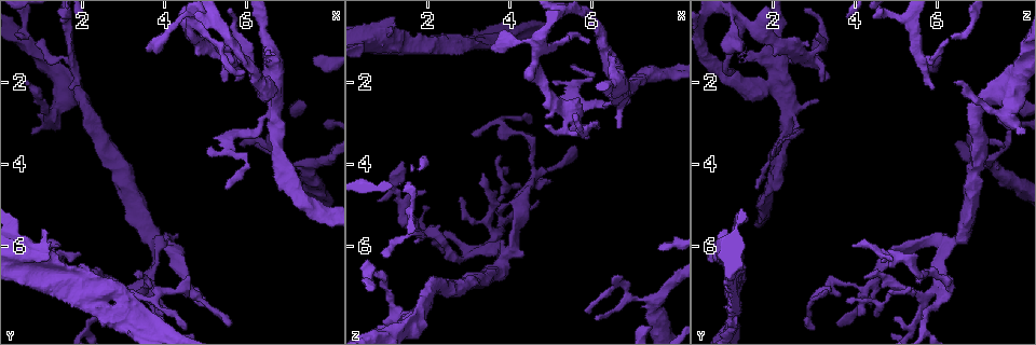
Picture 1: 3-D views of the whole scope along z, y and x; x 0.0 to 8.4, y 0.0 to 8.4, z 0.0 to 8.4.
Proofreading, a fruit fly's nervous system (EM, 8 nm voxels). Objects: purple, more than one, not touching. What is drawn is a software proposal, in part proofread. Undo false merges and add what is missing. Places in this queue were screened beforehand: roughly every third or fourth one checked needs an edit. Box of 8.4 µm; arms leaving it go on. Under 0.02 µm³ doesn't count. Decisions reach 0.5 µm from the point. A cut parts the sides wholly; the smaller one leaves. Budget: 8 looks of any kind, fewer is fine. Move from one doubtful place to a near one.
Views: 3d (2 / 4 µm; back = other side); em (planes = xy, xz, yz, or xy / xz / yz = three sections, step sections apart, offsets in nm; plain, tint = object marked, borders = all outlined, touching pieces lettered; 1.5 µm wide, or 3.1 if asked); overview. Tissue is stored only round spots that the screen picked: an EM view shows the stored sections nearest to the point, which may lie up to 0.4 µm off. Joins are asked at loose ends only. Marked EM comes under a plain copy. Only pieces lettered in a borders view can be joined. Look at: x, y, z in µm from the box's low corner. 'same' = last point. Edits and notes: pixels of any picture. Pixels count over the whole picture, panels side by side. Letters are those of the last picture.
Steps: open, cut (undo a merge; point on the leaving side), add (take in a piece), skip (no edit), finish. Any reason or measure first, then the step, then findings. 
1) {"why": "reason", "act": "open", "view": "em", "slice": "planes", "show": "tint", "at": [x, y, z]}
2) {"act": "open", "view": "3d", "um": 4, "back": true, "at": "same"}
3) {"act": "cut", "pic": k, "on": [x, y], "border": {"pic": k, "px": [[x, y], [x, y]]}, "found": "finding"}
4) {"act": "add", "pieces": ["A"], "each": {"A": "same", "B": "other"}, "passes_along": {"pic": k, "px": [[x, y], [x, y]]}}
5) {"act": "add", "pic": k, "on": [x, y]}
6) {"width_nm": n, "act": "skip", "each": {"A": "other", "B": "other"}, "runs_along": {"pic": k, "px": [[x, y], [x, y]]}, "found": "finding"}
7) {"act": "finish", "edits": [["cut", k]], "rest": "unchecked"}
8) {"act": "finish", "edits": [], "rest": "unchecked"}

{"why": "branch stops here", "act": "open", "view": "em", "slice": "planes", "show": "borders", "at": [3.65, 1.30, 1.15]}

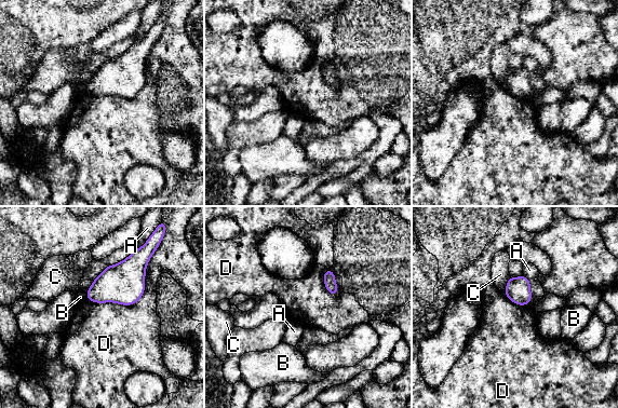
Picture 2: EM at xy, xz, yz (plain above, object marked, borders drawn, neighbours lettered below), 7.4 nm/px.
{"width_nm": 190, "act": "skip", "each": {"A": "other", "B": "other", "C": "other", "D": "other"}, "found": "no lettered piece goes on from it"}

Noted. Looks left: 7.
{"why": "abrupt turn", "act": "open", "view": "3d", "um": 4, "at": [6.05, 1.30, 3.10]}

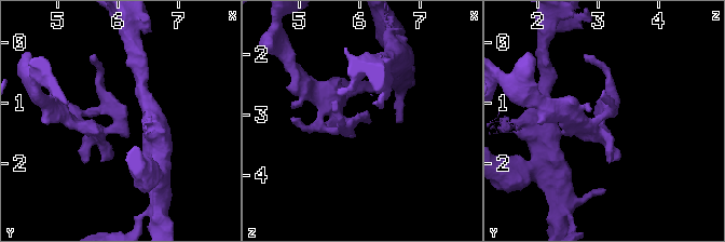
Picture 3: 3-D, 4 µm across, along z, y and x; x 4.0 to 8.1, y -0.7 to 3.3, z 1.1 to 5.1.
{"why": "need the tissue", "act": "open", "view": "em", "slice": "planes", "show": "borders", "at": [6.00, 1.35, 3.10]}

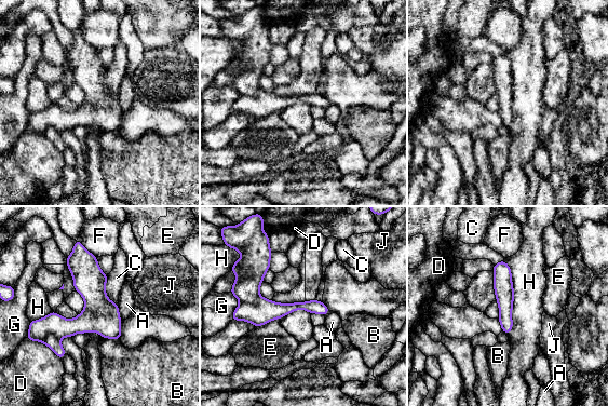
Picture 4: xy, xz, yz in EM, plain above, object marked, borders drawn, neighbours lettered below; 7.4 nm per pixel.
{"width_nm": 100, "act": "skip", "each": {"A": "other", "B": "other", "C": "other", "D": "other", "E": "other", "F": "other", "G": "other", "H": "other", "J": "other"}, "runs_along": {"pic": 4, "px": [[80, 247], [90, 311], [56, 338], [61, 355]]}, "found": "all the same neuron"}

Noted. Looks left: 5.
{"why": "abrupt turn", "act": "open", "view": "3d", "um": 4, "at": [6.60, 3.60, 6.85]}

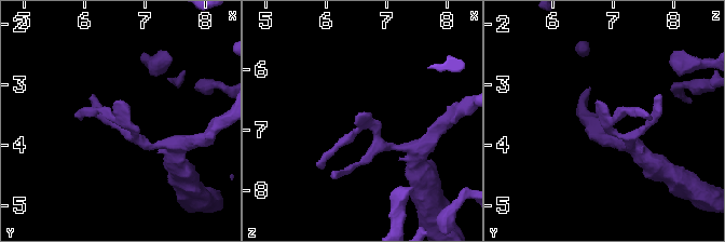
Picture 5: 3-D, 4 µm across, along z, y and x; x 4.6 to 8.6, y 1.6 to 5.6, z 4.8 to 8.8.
{"why": "now the EM", "act": "open", "view": "em", "slice": "xz", "step": 4, "show": "tint", "at": [6.65, 3.60, 6.90]}

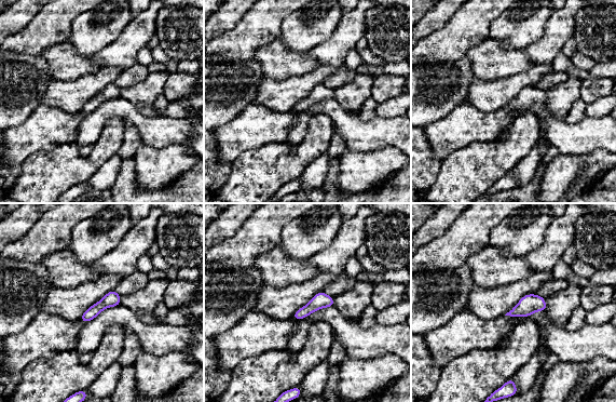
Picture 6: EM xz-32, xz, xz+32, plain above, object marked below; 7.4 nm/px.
{"why": "what lies round it", "act": "open", "view": "em", "slice": "xz", "step": 4, "show": "borders", "at": "same"}

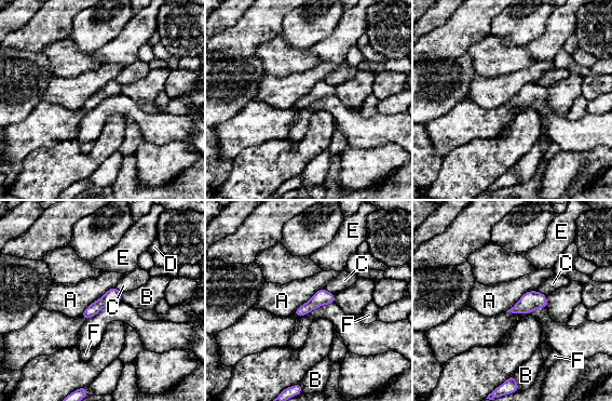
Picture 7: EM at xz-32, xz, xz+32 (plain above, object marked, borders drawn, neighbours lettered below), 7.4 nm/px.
{"act": "skip", "each": {"A": "other", "B": "other", "C": "other", "D": "other", "E": "other", "F": "other"}, "border": {"pic": 7, "px": [[325, 288], [334, 294]]}, "found": "continuous, no second neuron"}

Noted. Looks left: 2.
{"act": "finish", "edits": [], "rest": "unchecked"}

